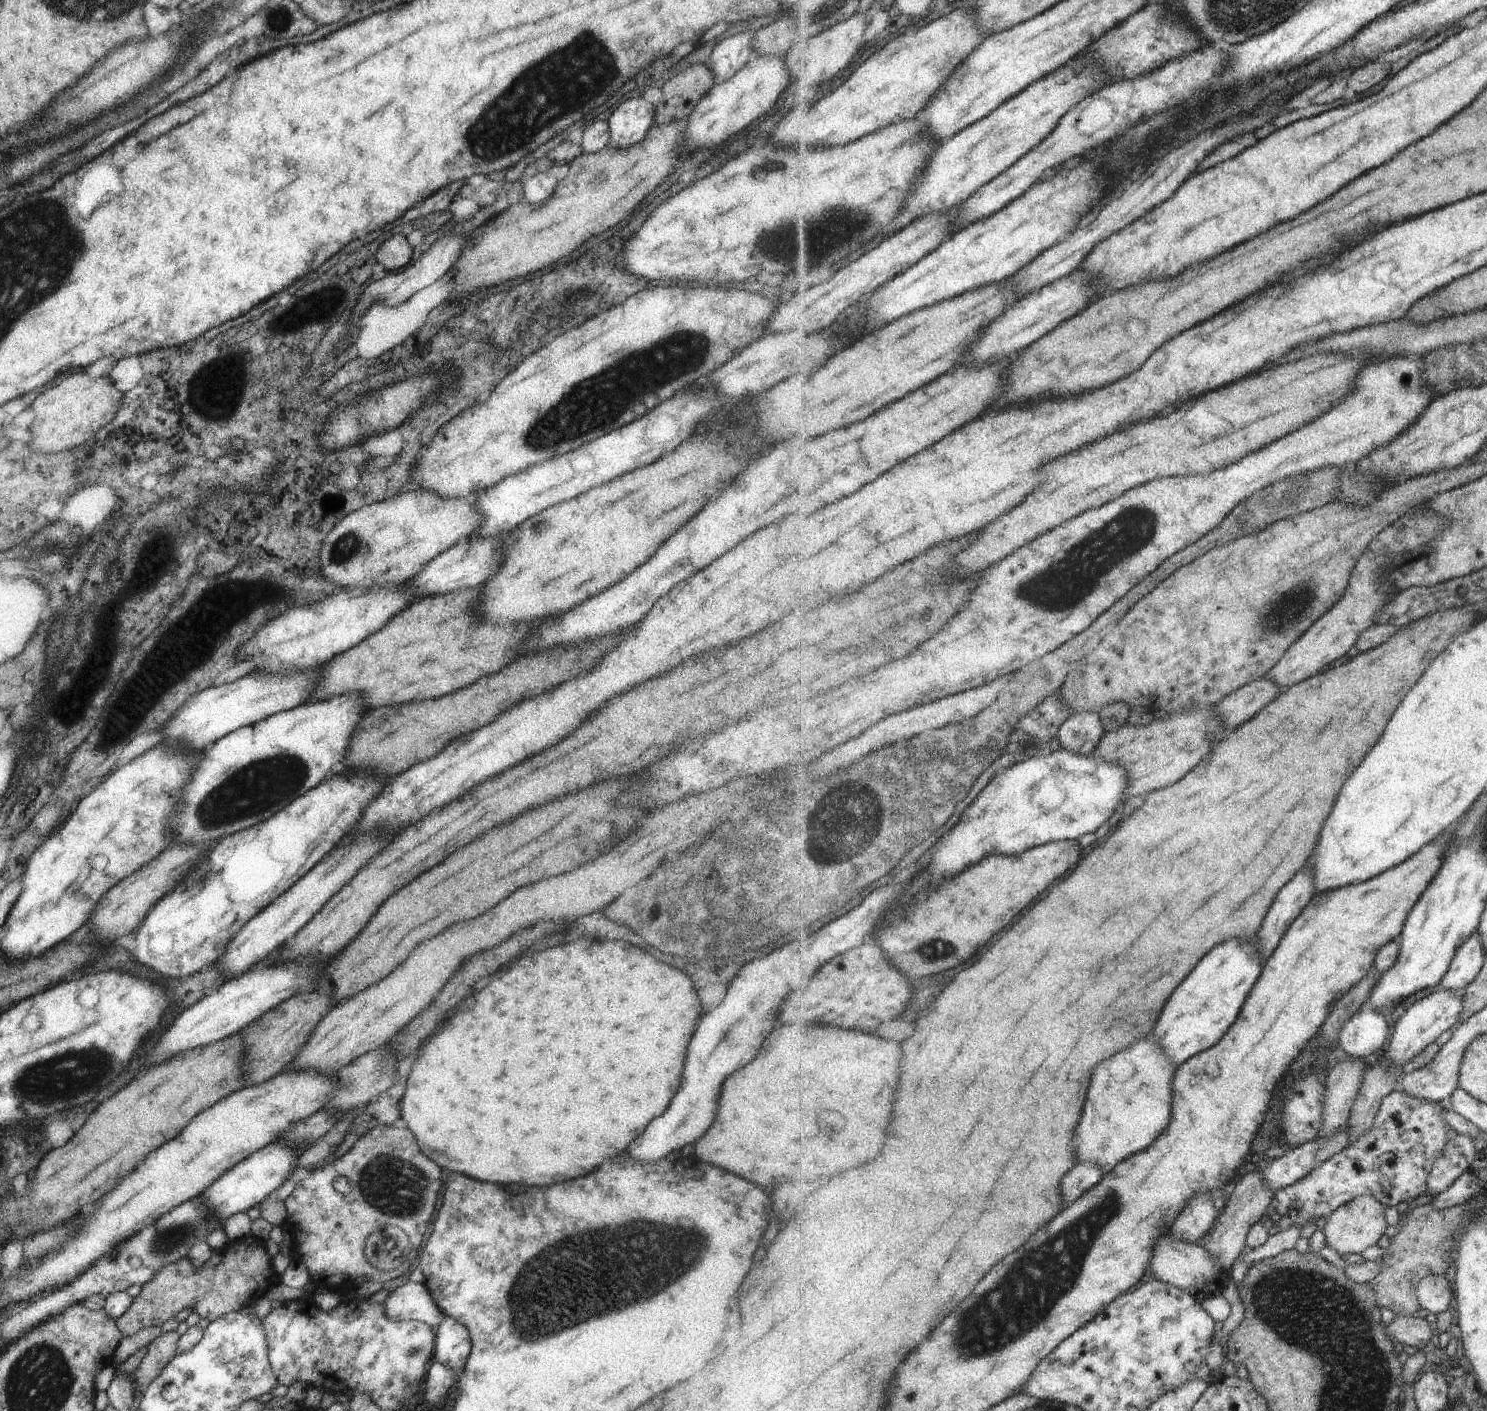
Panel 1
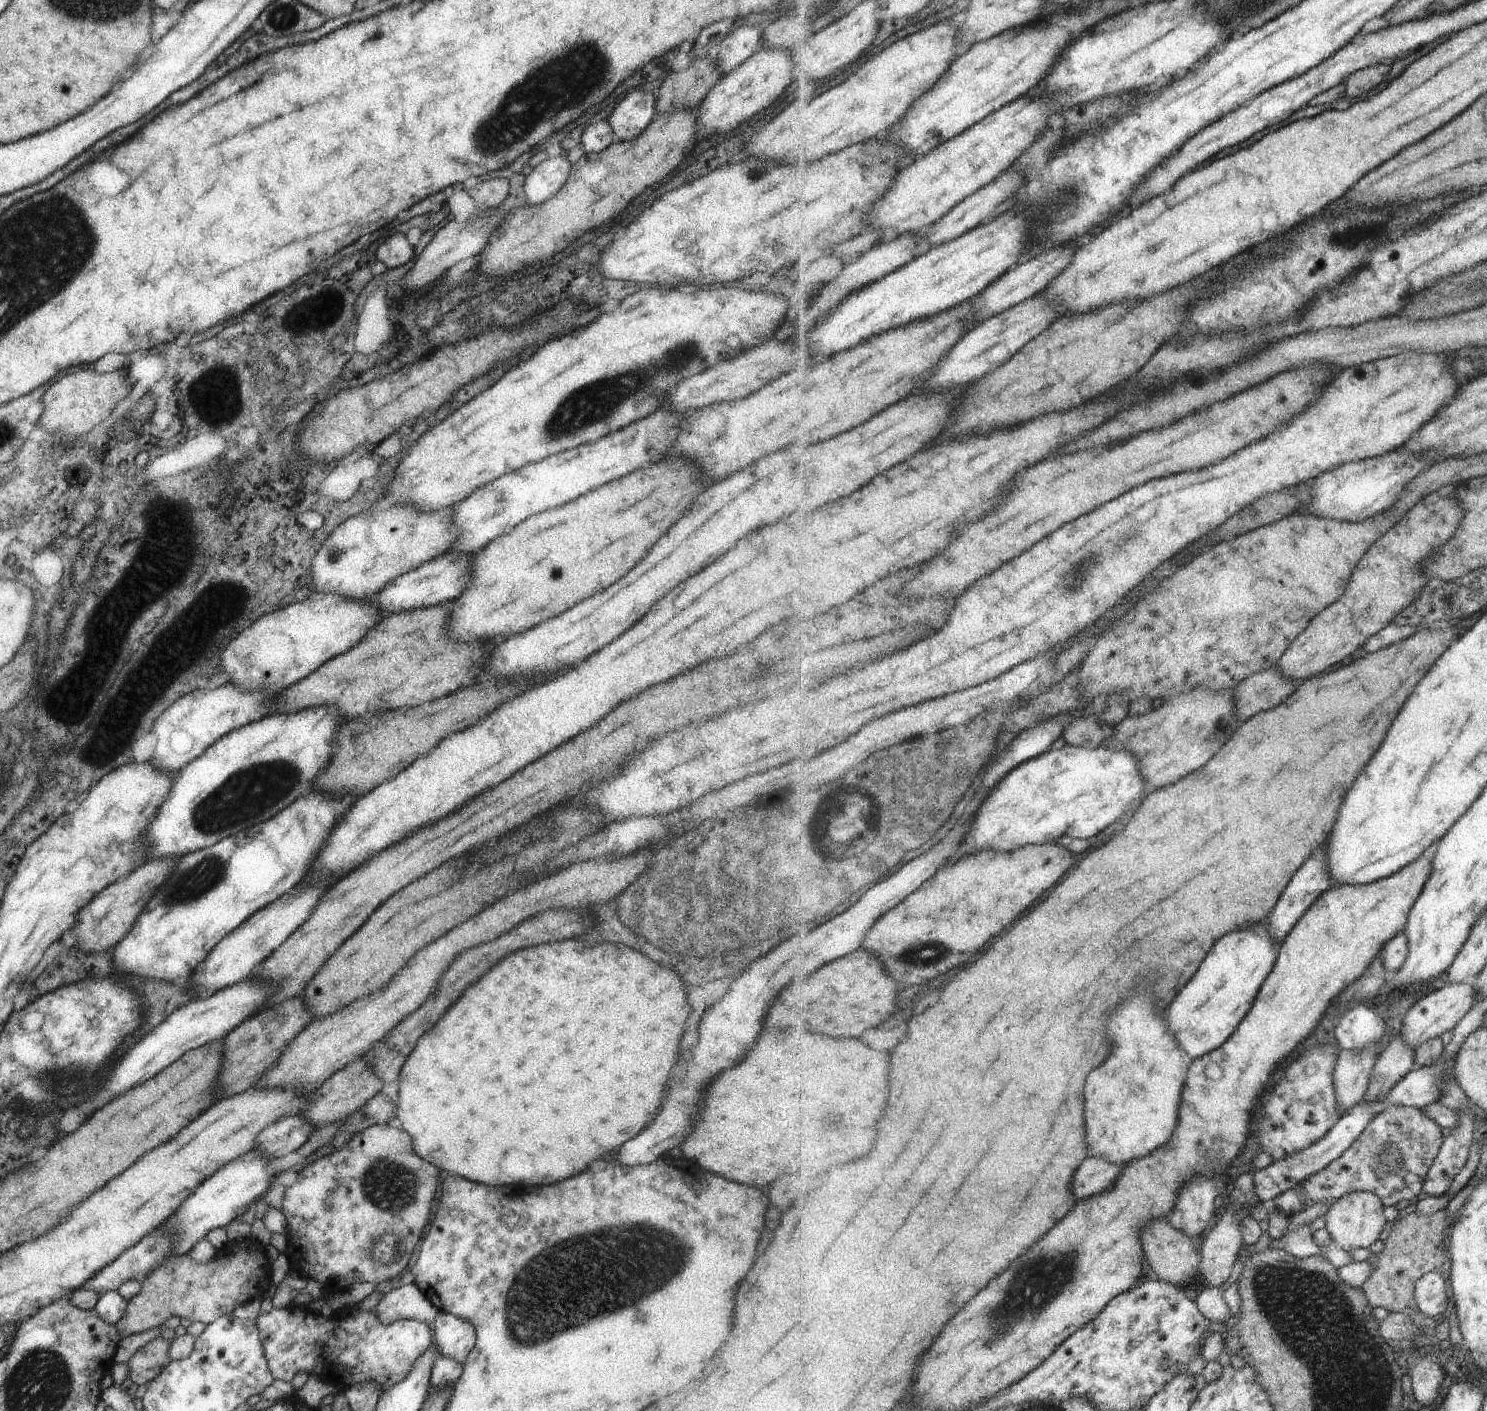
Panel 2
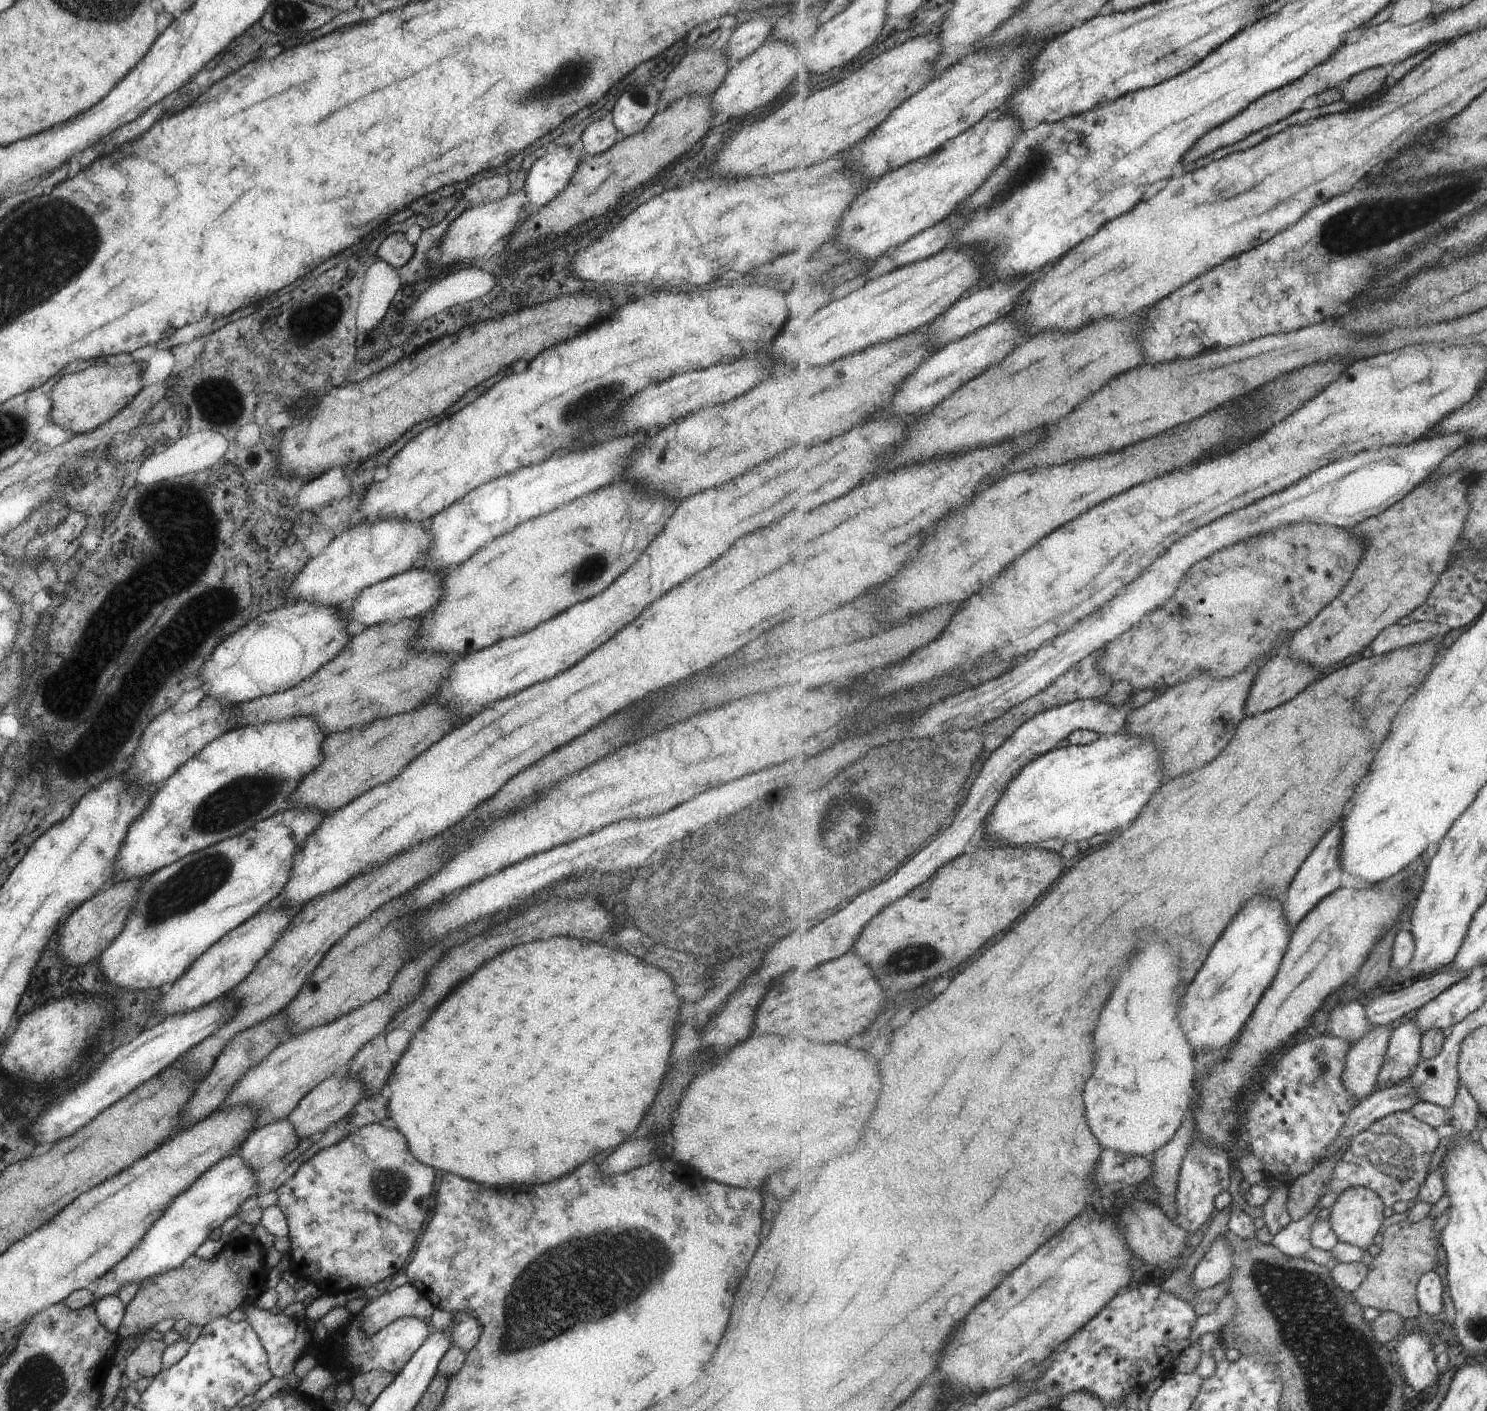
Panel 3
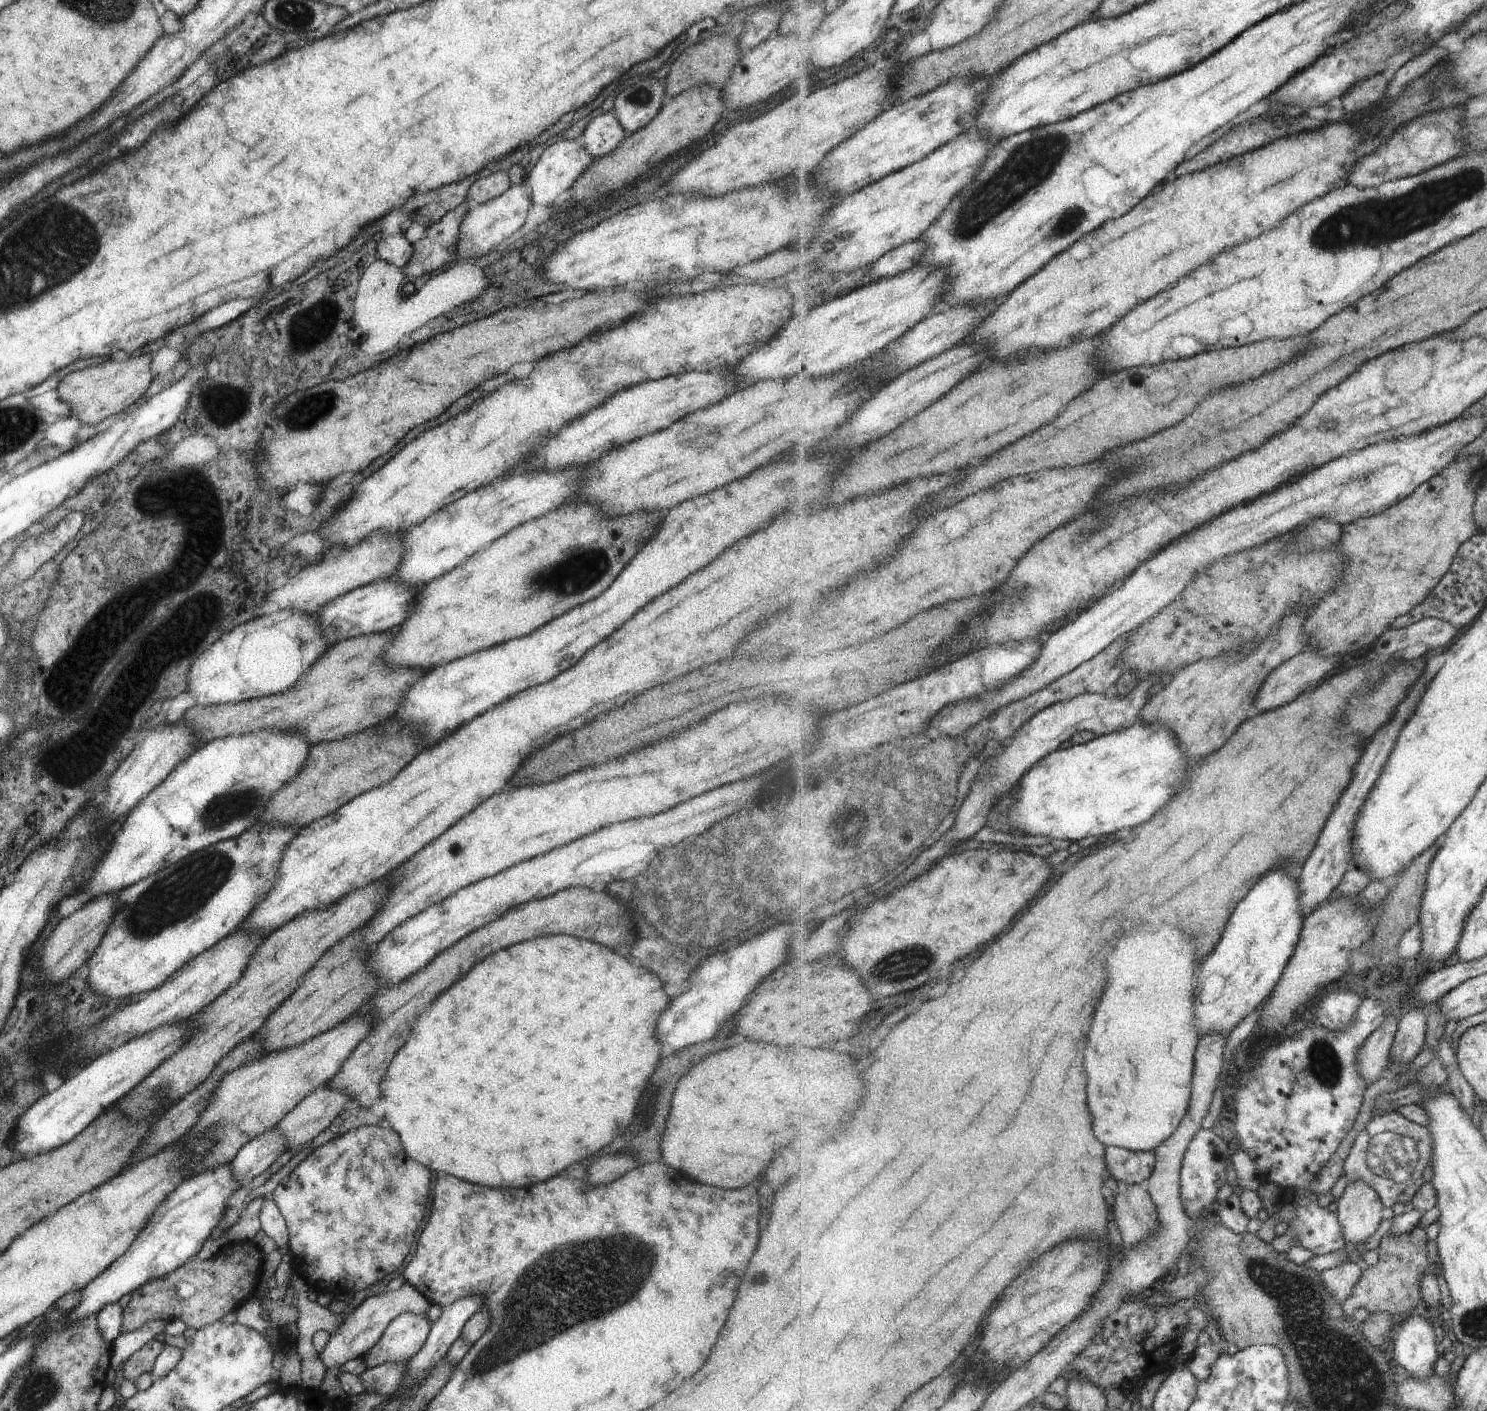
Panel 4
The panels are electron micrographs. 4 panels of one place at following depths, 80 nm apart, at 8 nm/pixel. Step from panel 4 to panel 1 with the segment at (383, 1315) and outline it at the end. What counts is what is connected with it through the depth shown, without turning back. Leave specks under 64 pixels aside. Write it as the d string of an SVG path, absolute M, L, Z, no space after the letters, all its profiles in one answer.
M407 1281L395 1288L382 1303L384 1314L396 1321L419 1321L433 1329L444 1317L423 1283Z

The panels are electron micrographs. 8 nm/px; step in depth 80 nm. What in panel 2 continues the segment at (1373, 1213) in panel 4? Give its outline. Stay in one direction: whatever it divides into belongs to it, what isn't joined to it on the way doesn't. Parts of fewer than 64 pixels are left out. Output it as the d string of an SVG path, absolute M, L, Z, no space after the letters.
M1354 1192L1341 1201L1337 1201L1324 1217L1325 1228L1330 1232L1335 1242L1335 1247L1341 1247L1345 1251L1357 1250L1357 1248L1371 1248L1385 1230L1385 1205L1382 1198L1370 1192Z

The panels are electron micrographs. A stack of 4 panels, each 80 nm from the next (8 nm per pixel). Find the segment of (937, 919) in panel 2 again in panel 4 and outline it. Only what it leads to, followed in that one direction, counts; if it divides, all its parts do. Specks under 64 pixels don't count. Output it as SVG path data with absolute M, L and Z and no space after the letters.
M990 848L947 855L923 876L883 894L873 903L864 904L863 908L856 908L852 919L855 928L851 930L851 938L847 938L847 944L843 944L841 956L861 970L876 999L915 990L937 980L941 970L957 964L965 956L977 952L977 948L987 946L993 938L1003 934L1013 924L1015 916L1037 898L1043 886L1051 880L1051 874L1053 868L1047 859L1028 851Z

